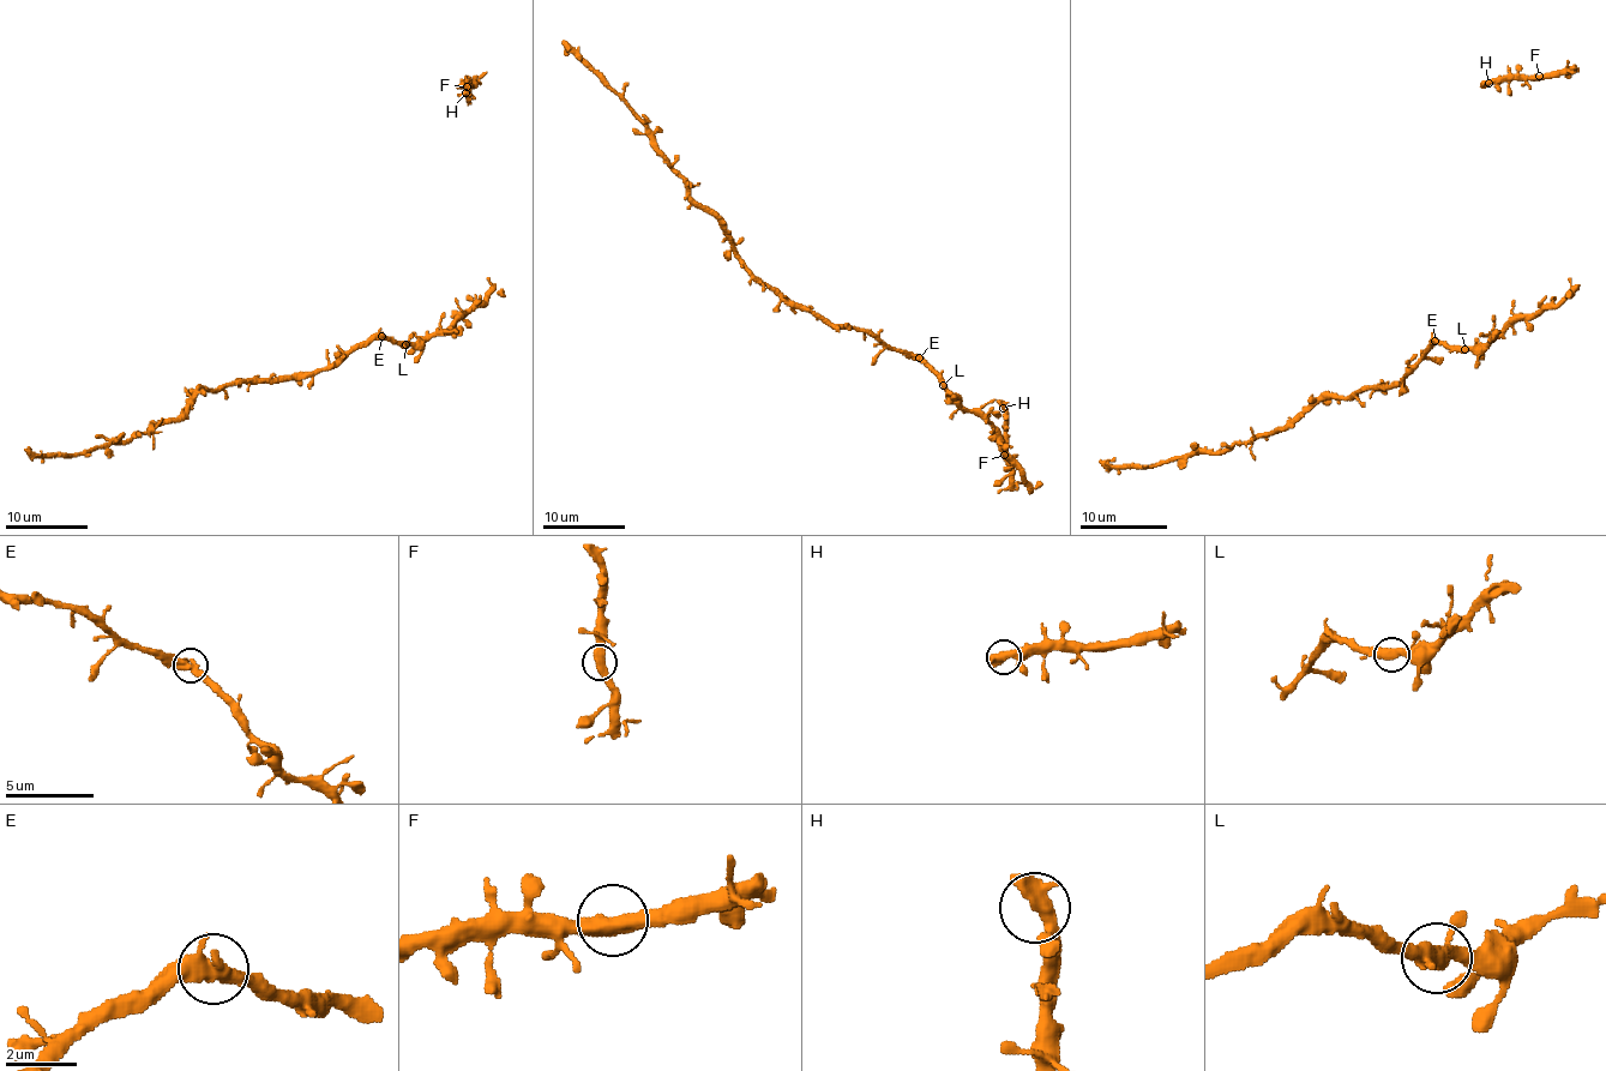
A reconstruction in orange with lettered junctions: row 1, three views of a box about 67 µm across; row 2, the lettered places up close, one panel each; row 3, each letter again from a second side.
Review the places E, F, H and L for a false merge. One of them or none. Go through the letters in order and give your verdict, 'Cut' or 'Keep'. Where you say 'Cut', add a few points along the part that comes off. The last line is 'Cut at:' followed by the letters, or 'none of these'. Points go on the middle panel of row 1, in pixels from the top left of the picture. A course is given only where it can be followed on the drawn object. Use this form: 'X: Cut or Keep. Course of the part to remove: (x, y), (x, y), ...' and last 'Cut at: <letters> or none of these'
E: Keep
F: Keep
H: Keep
L: Keep
Cut at: none of these

